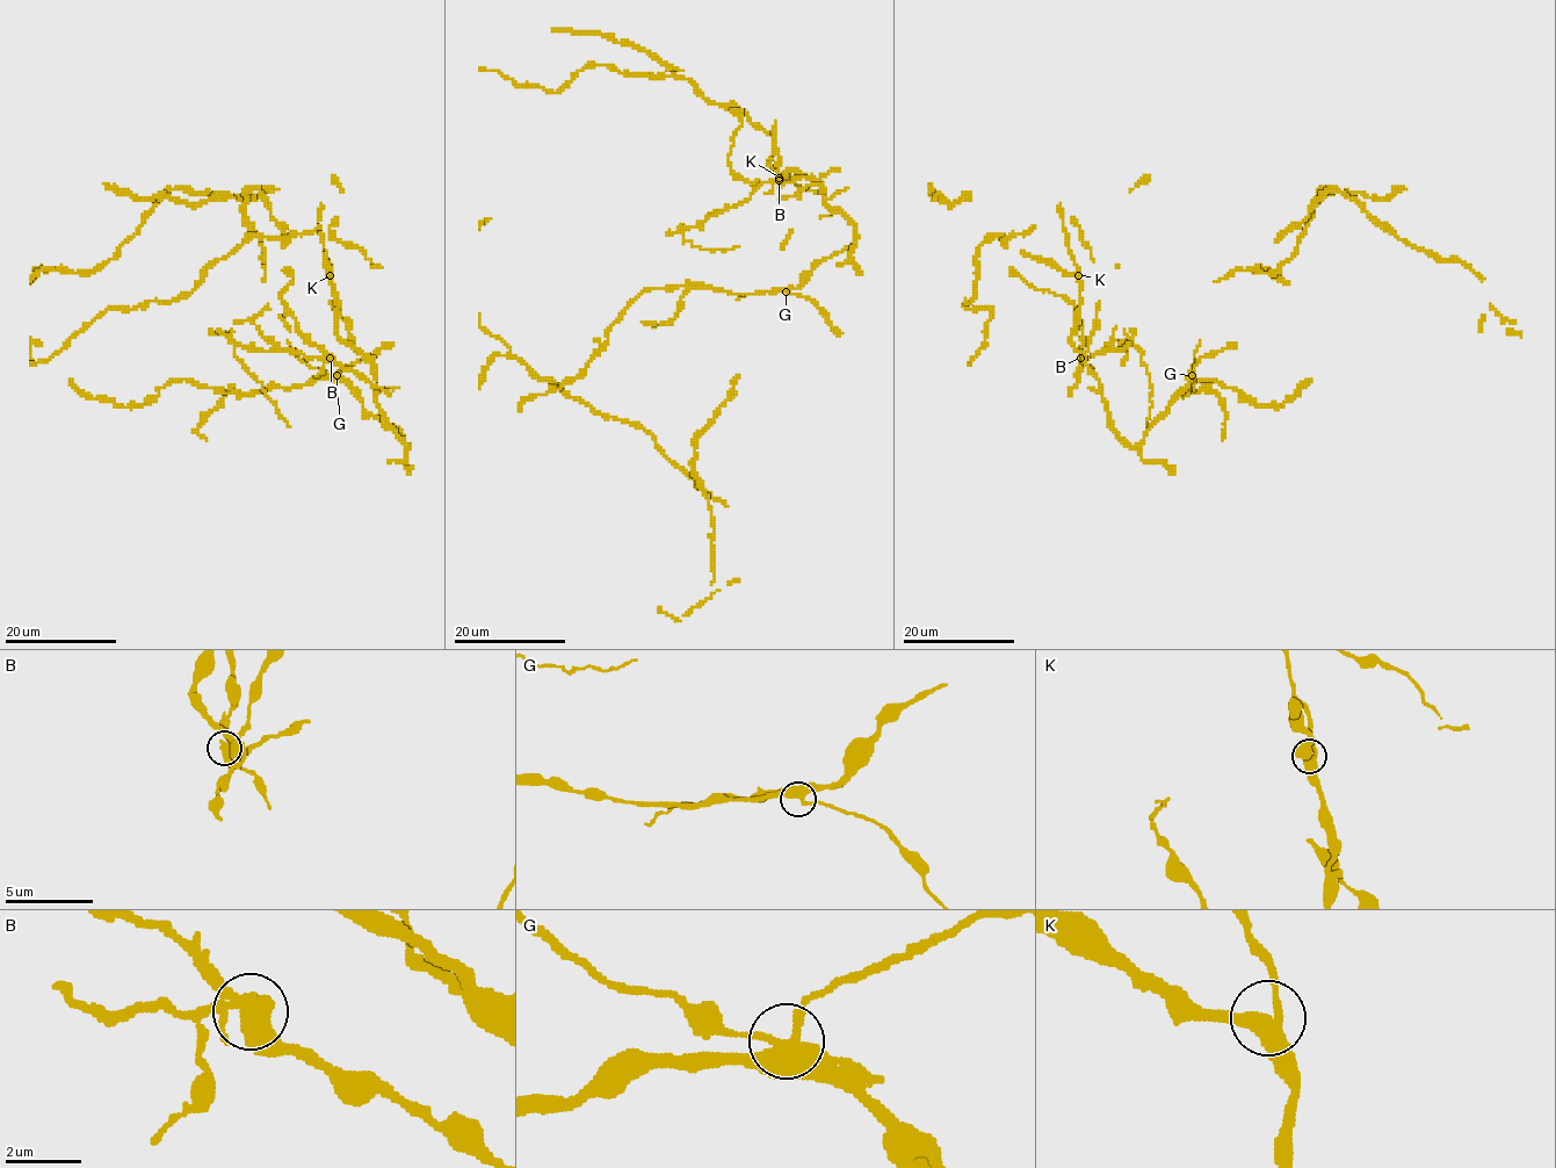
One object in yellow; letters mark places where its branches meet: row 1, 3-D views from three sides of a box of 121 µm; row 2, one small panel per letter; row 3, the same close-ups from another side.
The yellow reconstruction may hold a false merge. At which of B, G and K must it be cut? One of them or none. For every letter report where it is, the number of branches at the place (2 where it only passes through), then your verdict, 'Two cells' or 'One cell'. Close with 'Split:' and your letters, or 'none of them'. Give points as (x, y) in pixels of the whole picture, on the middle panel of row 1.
B: Place: (779, 180). Branches: 4. Two cells
G: Place: (786, 292). Branches: 4. One cell
K: Place: (779, 178). Branches: 3. One cell
Split: B

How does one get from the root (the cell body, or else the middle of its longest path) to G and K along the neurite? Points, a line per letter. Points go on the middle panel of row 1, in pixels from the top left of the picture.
G: (815, 265), (798, 286), (786, 292)
K: (815, 265), (853, 243), (854, 224), (827, 207), (825, 192), (801, 173), (789, 171), (786, 180), (779, 178)

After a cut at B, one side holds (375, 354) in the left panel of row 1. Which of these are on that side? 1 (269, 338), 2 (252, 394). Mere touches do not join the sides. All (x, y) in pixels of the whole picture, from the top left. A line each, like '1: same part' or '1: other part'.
1: other part
2: same part

